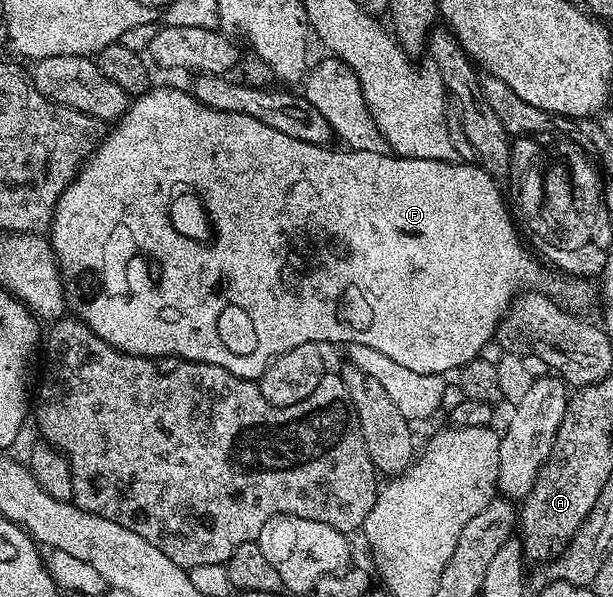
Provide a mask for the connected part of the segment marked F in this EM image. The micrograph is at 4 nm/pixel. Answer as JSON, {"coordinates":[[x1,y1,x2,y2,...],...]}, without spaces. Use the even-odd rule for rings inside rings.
{"coordinates":[[155,86,153,89,137,96,130,106,126,108,126,112,124,112,121,119,111,126,114,128,111,131,109,128,103,134,98,148,90,154,89,159,78,170,78,176,68,184,64,189,64,193,58,198,58,204,54,210,54,220,48,228,50,246,54,249,54,256,58,258,63,280,79,279,84,286,91,287,94,290,91,295,78,295,75,299,73,296,72,307,73,310,74,307,78,310,75,311,77,318,86,323,88,329,92,329,92,333,96,333,96,337,108,341,110,347,115,347,116,350,129,355,142,355,145,359,151,361,165,355,176,355,182,361,220,365,220,369,228,369,228,373,232,373,236,377,257,381,262,378,262,374,266,372,271,361,284,353,288,353,288,349,296,349,296,345,304,345,305,343,319,345,342,343,341,345,349,345,355,343,356,345,368,345,368,349,380,349,380,353,384,353,384,357,392,357,392,361,404,365,404,369,412,369,416,373,445,376,446,371,450,371,450,373,457,372,458,368,463,367,468,361,479,358,485,352,482,350,489,343,492,343,495,338,498,324,506,316,506,310,509,309,516,296,523,291,529,291,539,286,538,282,542,279,543,264,528,250,527,244,524,242,523,236,512,218,512,211,507,200,506,203,502,200,502,191,498,188,501,187,499,180,492,178,484,168,475,165,473,162,455,161,445,163,444,161,432,161,431,159,405,159,402,155,387,153,385,150,380,152,360,152,349,149,333,151,335,148,330,145,317,147,308,141,296,141,296,137,288,137,288,133,280,133,280,129,272,129,272,125,264,125,264,121,256,121,256,117,248,117,244,113,212,109,208,105,204,105,199,99,195,99,189,90,181,91,178,87,157,87],[142,255,151,255,158,262,159,269,162,270,158,275,158,284,155,287,153,281,150,280,150,267,146,264,146,259]]}

